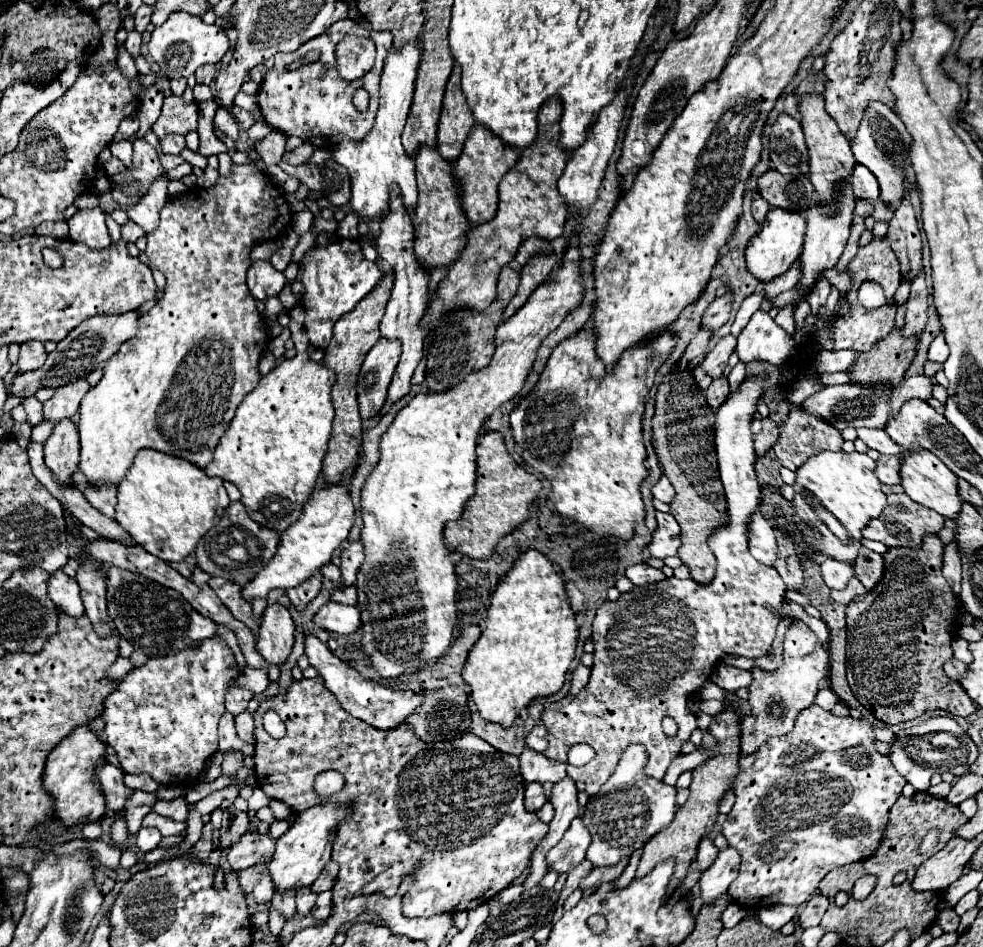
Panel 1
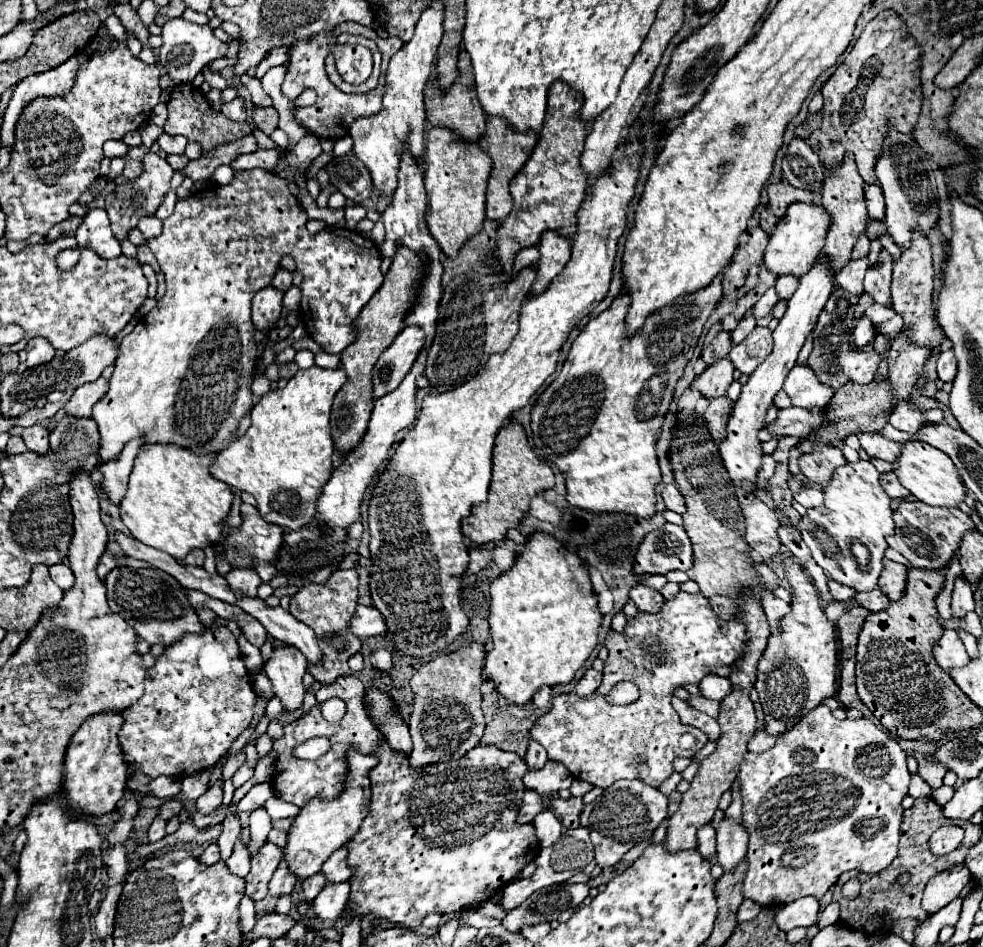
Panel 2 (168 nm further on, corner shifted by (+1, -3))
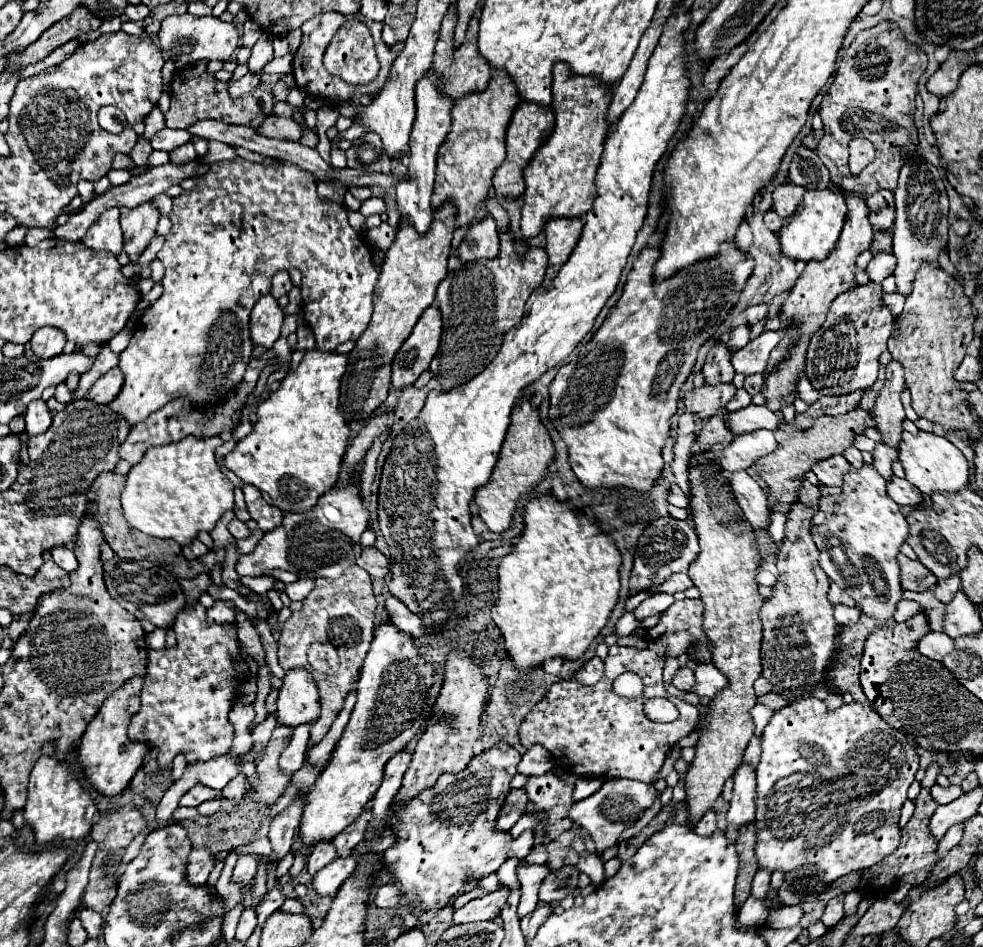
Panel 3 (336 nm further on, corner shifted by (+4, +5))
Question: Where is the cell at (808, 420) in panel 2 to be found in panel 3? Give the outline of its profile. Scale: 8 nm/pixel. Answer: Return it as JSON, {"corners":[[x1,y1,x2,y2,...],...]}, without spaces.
{"corners":[[753,403,739,411,727,413,727,425,733,433,747,433,747,431,755,431,755,429,777,431,781,427,779,415,775,411,753,405]]}

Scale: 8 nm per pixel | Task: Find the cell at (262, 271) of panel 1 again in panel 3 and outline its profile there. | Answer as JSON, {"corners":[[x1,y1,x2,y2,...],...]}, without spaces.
{"corners":[[263,295,251,311,251,339,255,345,271,347,283,325,283,309,273,295]]}

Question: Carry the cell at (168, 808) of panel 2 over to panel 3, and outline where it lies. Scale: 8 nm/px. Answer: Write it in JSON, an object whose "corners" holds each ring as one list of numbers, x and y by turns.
{"corners":[[195,785,193,789,189,789,189,791,181,797,179,805,185,805,185,807,197,807,199,803,203,803,203,801,207,801,207,799,213,799,213,797,215,797,215,791,213,791,211,787]]}

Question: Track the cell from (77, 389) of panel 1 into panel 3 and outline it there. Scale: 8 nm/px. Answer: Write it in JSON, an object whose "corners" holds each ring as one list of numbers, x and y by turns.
{"corners":[[113,367,113,369,109,369,105,375,101,375,97,379,97,383,89,389,87,399,105,405,107,401,111,401,119,393,121,385,123,385,123,373,121,373,119,367]]}

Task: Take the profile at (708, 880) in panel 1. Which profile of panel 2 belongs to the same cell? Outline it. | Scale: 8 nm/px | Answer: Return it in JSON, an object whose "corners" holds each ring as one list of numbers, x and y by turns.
{"corners":[[722,821,716,829,718,833,718,863,726,869,738,865,748,851,748,831,744,823]]}

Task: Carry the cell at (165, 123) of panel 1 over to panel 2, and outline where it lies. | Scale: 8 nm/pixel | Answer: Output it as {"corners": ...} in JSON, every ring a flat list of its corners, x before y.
{"corners":[[182,83,182,85,176,85,170,93,168,121,164,125,164,131,168,135,184,135,188,141,198,141,204,147,204,151,210,151,220,143,236,141,236,139,242,139,244,135,250,135,252,125,248,121,242,121,242,123,232,121,222,111,214,111,210,107,208,99,204,95,200,95,192,83]]}

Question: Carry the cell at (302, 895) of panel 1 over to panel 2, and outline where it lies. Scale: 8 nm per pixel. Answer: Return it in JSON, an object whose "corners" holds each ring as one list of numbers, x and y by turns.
{"corners":[[316,873,316,875,312,875,312,877,306,877,306,879,304,879,304,885,302,885,304,899,306,899,308,903,312,903,314,897,322,891,324,885,326,885,326,877,324,877,322,873]]}

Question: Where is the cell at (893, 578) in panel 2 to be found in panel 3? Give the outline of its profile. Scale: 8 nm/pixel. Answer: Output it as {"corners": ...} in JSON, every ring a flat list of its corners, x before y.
{"corners":[[899,555,897,561,899,561,899,569,901,569,903,589,927,591,927,589,935,587,937,577,927,567,923,567,919,561,913,561,913,559,905,557,905,555]]}

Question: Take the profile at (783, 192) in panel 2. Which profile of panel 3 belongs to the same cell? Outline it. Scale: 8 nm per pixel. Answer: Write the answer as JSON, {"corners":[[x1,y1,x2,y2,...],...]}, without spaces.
{"corners":[[791,183,777,185,775,191,773,191,773,209,775,209,775,213,781,215,783,219,793,215,795,207,803,199,803,193,805,193,803,187,797,187,797,185,791,185]]}

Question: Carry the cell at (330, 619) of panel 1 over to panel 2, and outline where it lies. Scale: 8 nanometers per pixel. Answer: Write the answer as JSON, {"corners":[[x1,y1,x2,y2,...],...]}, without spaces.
{"corners":[[358,607,358,613,354,615,354,621,350,623,350,629,358,633,358,637,368,637,368,635,386,635,388,627,382,617,382,613,374,607]]}

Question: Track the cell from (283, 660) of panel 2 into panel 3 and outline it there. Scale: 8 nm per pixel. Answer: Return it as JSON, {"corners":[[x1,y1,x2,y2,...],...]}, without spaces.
{"corners":[[305,669,285,671,277,697,277,721,281,725,313,723,319,719,319,695,313,677]]}

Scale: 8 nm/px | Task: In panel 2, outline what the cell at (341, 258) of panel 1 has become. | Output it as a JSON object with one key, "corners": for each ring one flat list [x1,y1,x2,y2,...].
{"corners":[[250,169,250,171,236,171,234,179,228,185,214,185,208,189,202,189,186,199,178,199,176,201,176,209,174,215,170,215,164,221,164,231,160,237,156,237,154,241,148,241,150,251,156,255,164,275,166,275,166,295,158,301,158,305,144,317,144,321,140,325,134,327,134,331,130,335,126,335,118,347,118,359,116,359,116,367,110,379,110,389,104,397,104,401,98,401,98,405,94,405,94,413,92,419,98,423,100,429,100,437,102,437,102,461,108,461,112,457,116,457,122,447,134,439,134,437,144,437,146,443,154,445,154,443,176,443,182,445,186,449,192,449,194,453,218,453,222,447,230,445,232,435,238,431,238,423,240,419,250,411,254,399,252,399,252,375,254,375,254,361,256,361,256,341,254,341,254,325,250,319,250,307,252,307,252,297,270,285,272,281,272,273,276,273,280,269,280,259,286,255,292,255,292,259,296,263,300,263,300,273,304,275,300,285,301,303,300,303,300,317,306,323,308,336,312,337,326,353,342,353,348,345,352,345,356,341,356,329,354,323,362,311,362,307,372,299,372,295,380,289,384,277,380,273,380,261,382,255,378,251,378,247,370,241,370,245,366,243,366,239,358,237,356,233,352,233,350,229,344,227,326,227,324,231,312,235,306,229,308,223,308,215,304,211,304,207,298,203,298,197,290,193,288,189,288,181,268,173,264,169]]}

